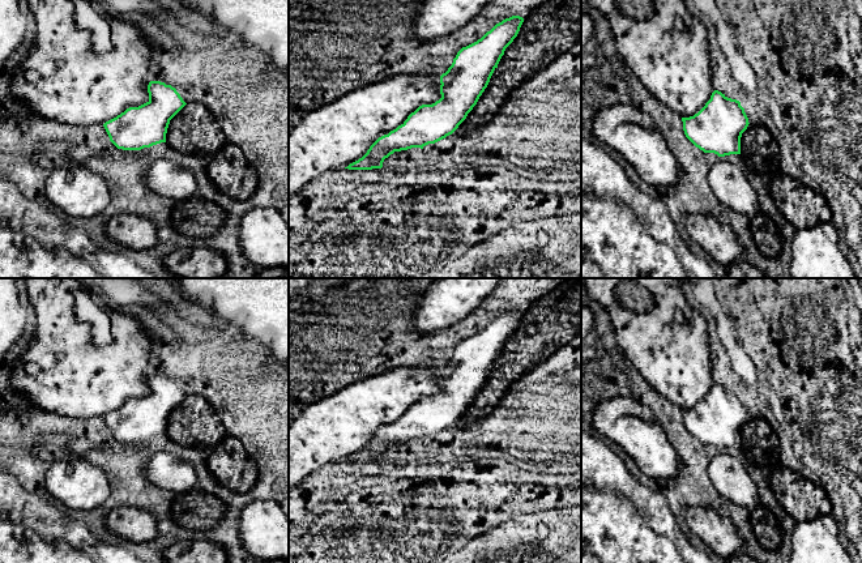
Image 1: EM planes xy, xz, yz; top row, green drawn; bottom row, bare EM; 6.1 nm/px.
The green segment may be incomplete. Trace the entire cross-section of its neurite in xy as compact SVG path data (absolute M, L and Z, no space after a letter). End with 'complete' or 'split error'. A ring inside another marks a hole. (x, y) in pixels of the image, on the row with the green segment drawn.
M150 81L148 93L146 103L129 107L103 124L118 149L141 150L166 142L170 120L187 105L175 88L161 81Z; complete

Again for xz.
M512 16L496 24L477 42L462 47L452 65L440 76L441 98L432 105L422 105L407 119L391 131L388 135L379 137L358 161L350 163L349 170L372 170L381 169L383 162L394 152L407 150L411 148L423 149L428 144L435 144L452 135L458 125L466 119L468 114L477 105L479 97L487 88L494 71L504 55L505 48L517 37L524 18Z; complete

